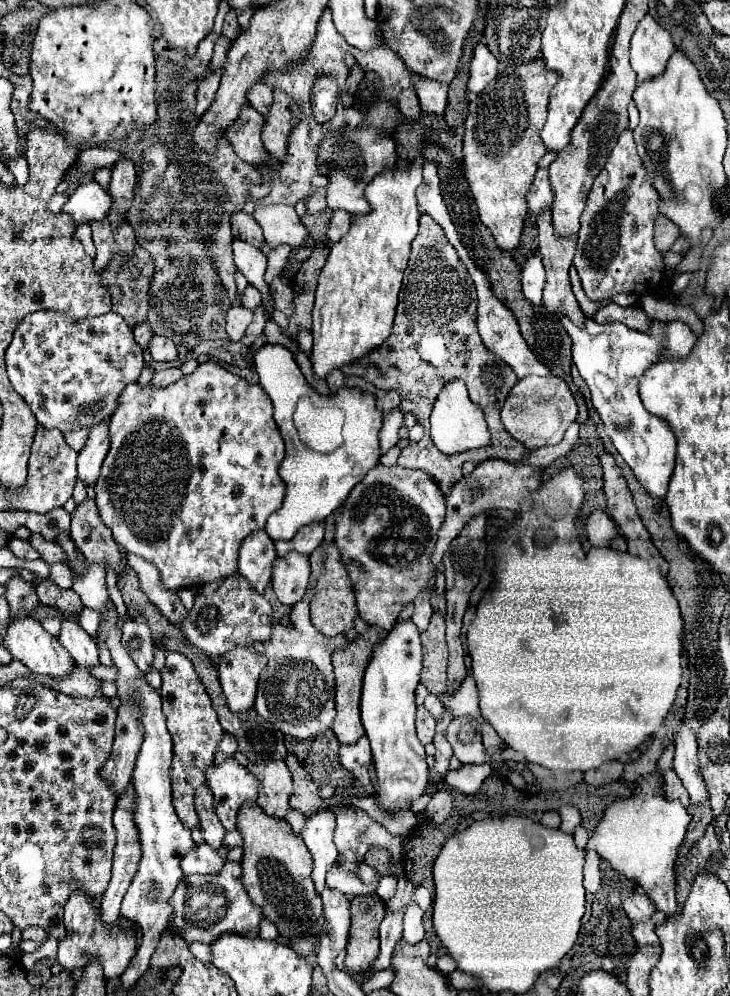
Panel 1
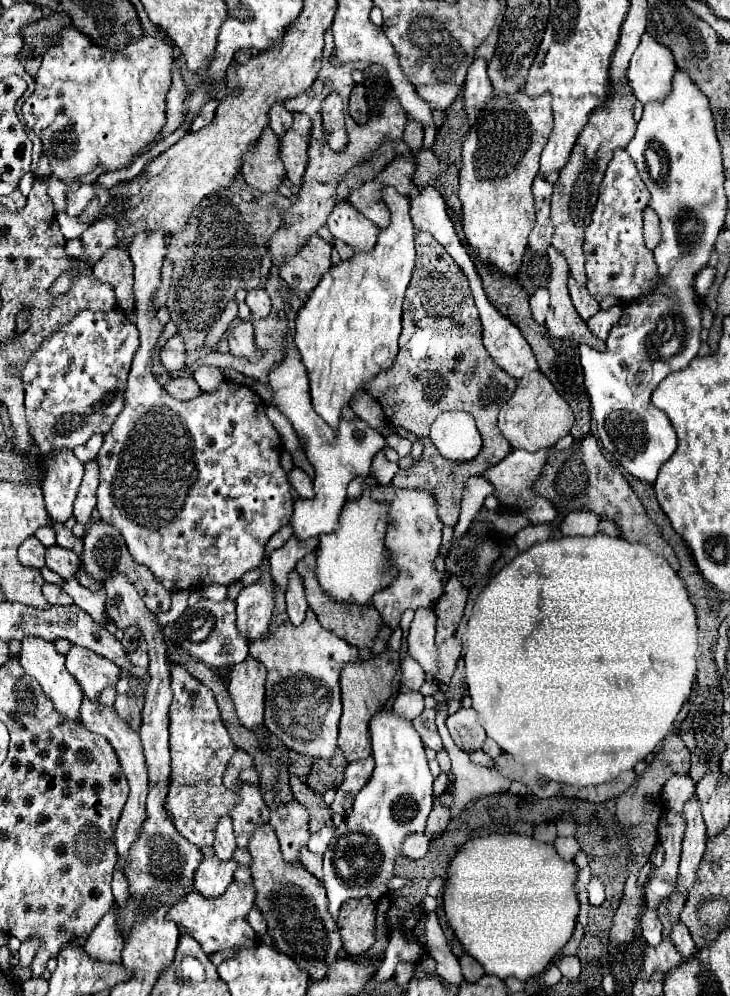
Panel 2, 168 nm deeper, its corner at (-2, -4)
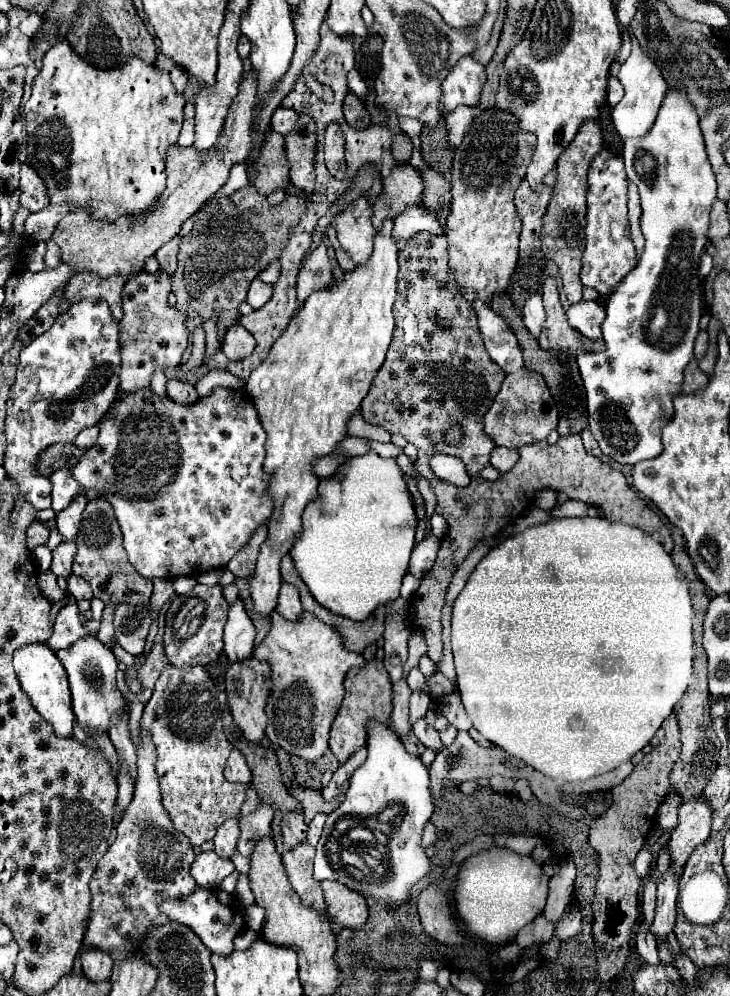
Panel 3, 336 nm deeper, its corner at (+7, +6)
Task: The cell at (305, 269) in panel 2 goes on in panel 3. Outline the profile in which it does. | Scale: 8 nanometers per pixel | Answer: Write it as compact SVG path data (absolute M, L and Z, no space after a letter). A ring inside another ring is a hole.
M320 244L316 250L312 250L300 266L298 278L296 278L296 290L298 290L298 304L302 304L314 290L320 290L332 282L332 270L326 254L326 246Z

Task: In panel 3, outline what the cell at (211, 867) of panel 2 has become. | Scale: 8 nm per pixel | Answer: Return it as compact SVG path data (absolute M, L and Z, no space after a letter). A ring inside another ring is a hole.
M202 852L196 856L190 872L198 886L214 890L234 872L234 864L228 858L220 858L216 852Z

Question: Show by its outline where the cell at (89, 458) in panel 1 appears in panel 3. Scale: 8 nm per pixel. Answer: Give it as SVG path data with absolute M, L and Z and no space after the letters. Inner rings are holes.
M80 492L62 512L56 514L56 528L60 530L64 540L74 540L76 538L78 524L80 524L80 518L82 518L82 512L84 512L86 504L88 504L88 500Z

